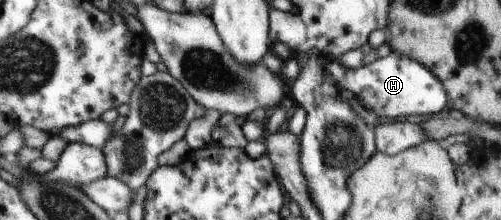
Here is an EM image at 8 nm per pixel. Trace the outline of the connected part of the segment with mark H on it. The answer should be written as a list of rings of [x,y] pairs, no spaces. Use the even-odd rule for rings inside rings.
[[[391,52],[357,69],[343,68],[335,60],[326,63],[325,72],[333,77],[339,90],[351,91],[365,105],[365,110],[383,118],[423,116],[441,112],[447,107],[447,93],[436,75],[420,62]]]

